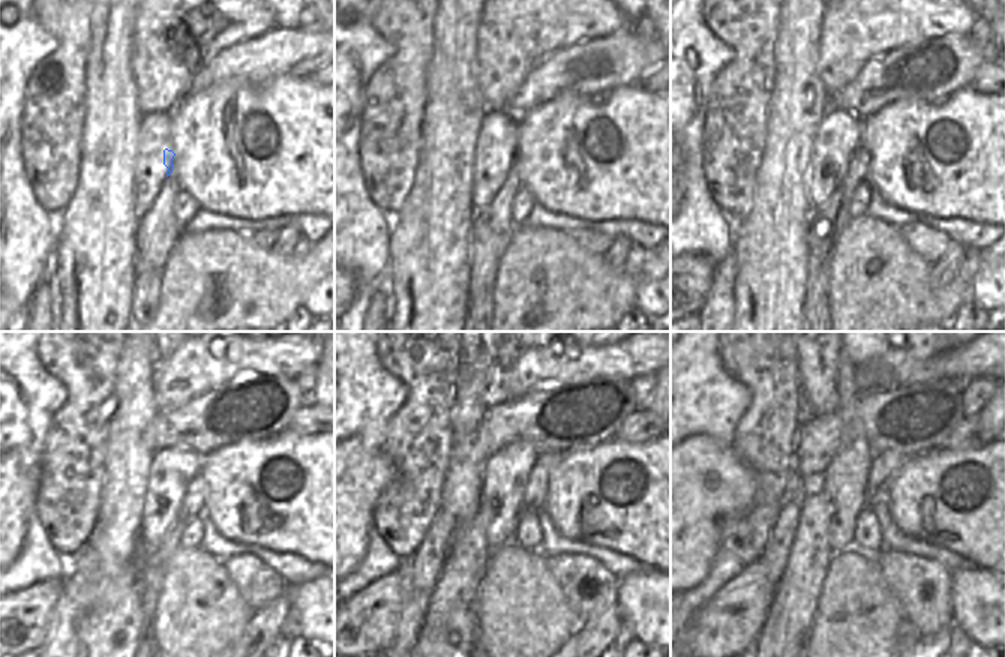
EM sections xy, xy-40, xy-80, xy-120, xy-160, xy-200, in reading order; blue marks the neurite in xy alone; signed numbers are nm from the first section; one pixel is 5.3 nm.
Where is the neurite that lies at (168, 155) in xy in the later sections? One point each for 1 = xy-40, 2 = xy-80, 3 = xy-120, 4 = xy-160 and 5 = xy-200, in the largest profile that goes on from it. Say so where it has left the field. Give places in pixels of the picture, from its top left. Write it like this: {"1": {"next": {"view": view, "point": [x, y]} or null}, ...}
{"1": {"next": {"view": "xy-40", "point": [506, 158]}}, "2": {"next": {"view": "xy-80", "point": [842, 158]}}, "3": {"next": {"view": "xy-120", "point": [176, 486]}}, "4": {"next": {"view": "xy-160", "point": [512, 506]}}, "5": {"next": {"view": "xy-200", "point": [849, 506]}}}

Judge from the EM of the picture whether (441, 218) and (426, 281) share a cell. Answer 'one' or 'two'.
one

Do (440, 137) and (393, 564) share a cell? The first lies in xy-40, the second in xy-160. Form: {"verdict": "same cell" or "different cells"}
{"verdict": "different cells"}

